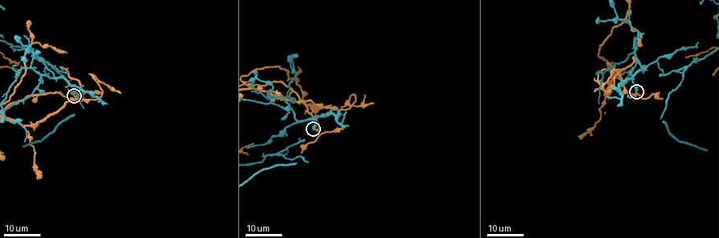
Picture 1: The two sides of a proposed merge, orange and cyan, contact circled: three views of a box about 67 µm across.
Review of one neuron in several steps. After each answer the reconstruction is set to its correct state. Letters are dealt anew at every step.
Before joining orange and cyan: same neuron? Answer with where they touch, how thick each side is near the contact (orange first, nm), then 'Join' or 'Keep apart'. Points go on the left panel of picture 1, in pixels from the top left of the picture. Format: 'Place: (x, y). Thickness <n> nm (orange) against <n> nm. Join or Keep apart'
Place: (74, 95). Thickness 200 nm (orange) against 360 nm. Keep apart

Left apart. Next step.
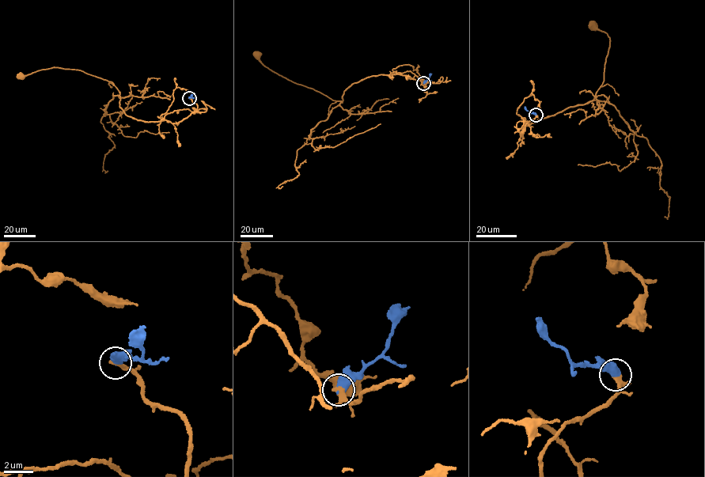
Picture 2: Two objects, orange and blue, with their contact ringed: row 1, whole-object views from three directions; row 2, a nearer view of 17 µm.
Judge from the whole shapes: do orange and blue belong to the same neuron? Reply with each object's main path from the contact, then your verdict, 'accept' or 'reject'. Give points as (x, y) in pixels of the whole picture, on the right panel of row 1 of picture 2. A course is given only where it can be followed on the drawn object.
orange runs (535, 115), (520, 133), (525, 125), (593, 99), (604, 78), (611, 39), (606, 32), (593, 26); blue runs (535, 115), (529, 112), (524, 107); accept

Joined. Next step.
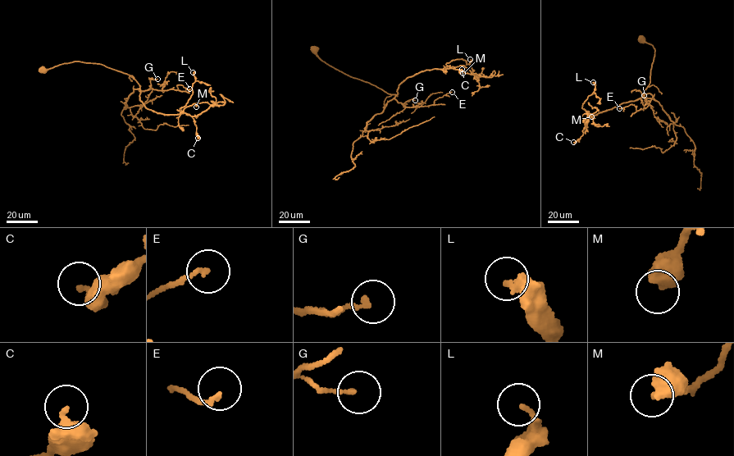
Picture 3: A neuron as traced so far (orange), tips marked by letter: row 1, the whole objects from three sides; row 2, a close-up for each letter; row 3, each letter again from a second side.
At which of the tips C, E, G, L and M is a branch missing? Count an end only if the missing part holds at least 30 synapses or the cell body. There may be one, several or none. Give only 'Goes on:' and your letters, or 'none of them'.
Goes on: none of them

